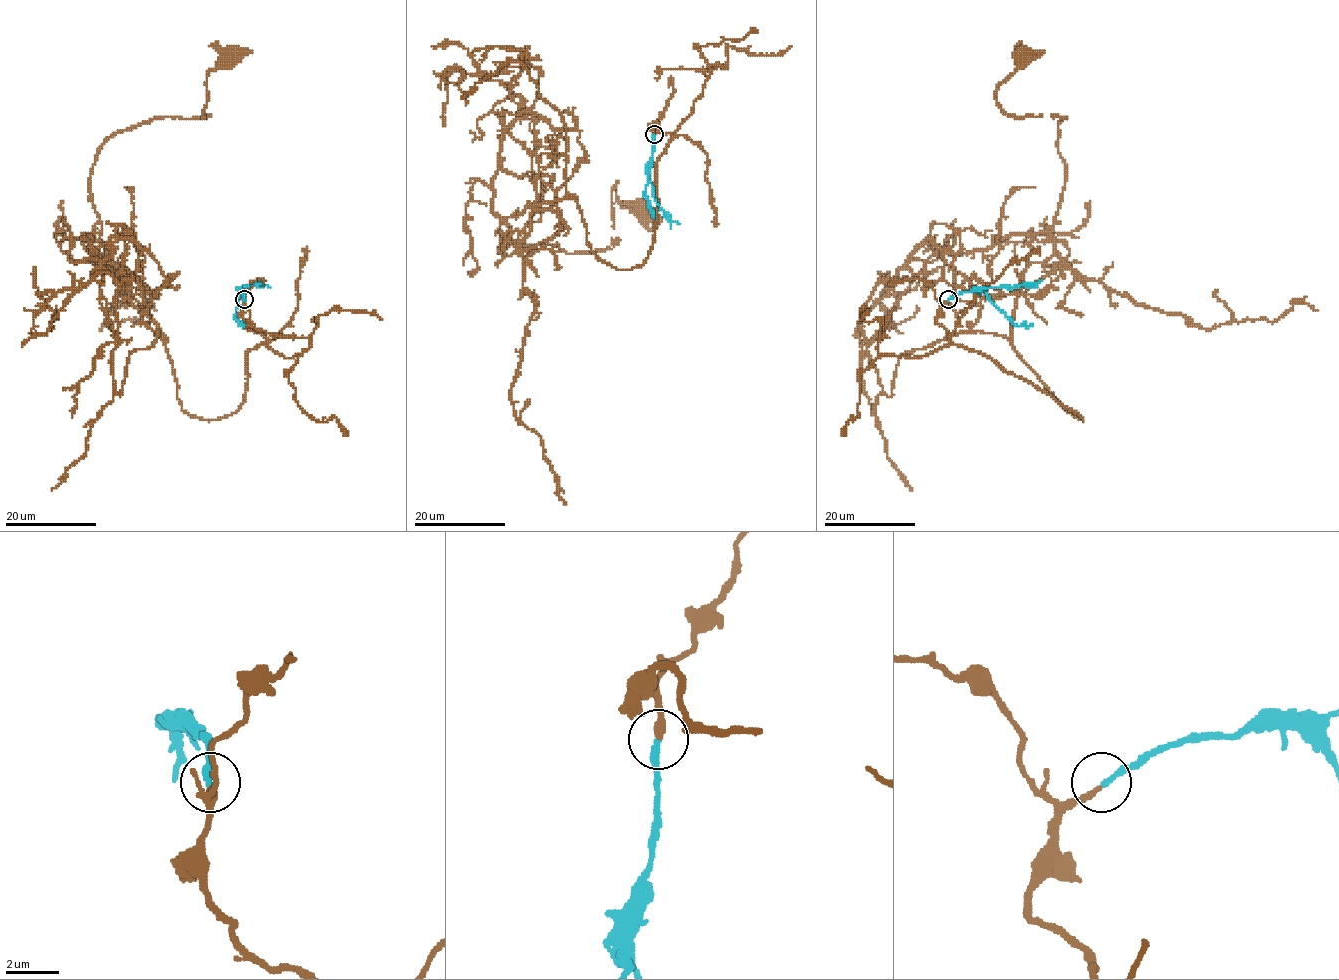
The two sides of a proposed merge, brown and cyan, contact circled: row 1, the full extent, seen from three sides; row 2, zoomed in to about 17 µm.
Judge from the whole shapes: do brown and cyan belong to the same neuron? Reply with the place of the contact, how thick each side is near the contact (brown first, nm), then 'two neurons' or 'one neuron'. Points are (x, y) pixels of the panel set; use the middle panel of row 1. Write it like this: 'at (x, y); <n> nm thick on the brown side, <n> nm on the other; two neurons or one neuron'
at (654, 134); 240 nm thick on the brown side, 220 nm on the other; one neuron

